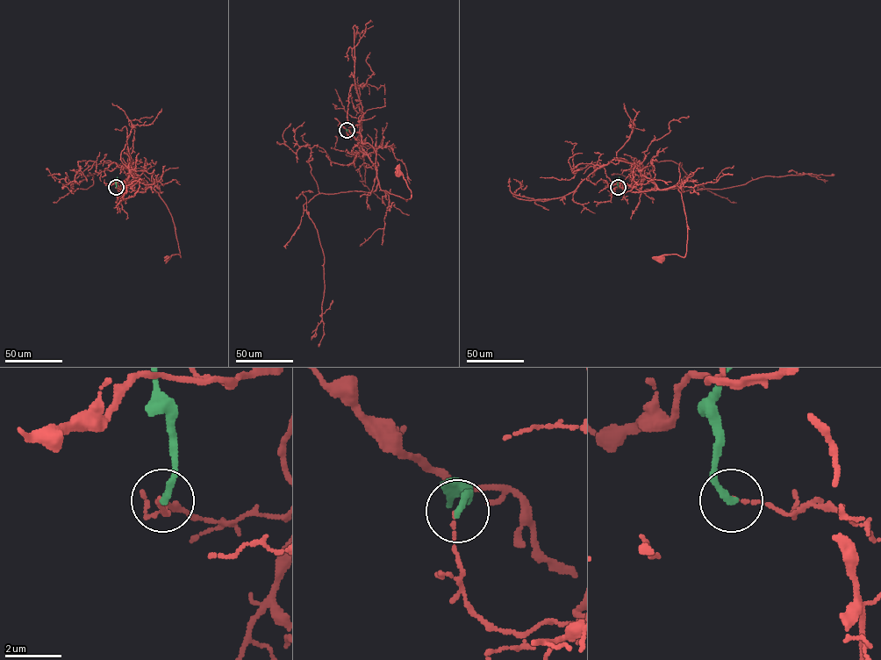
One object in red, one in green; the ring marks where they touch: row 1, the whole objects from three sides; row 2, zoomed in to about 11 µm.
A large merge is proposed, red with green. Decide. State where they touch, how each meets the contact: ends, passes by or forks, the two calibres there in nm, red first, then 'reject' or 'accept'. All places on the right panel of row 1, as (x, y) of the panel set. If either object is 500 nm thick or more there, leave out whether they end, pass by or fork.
place (618, 187); red ends; green ends; calibres 100 and 240 nm; reject

